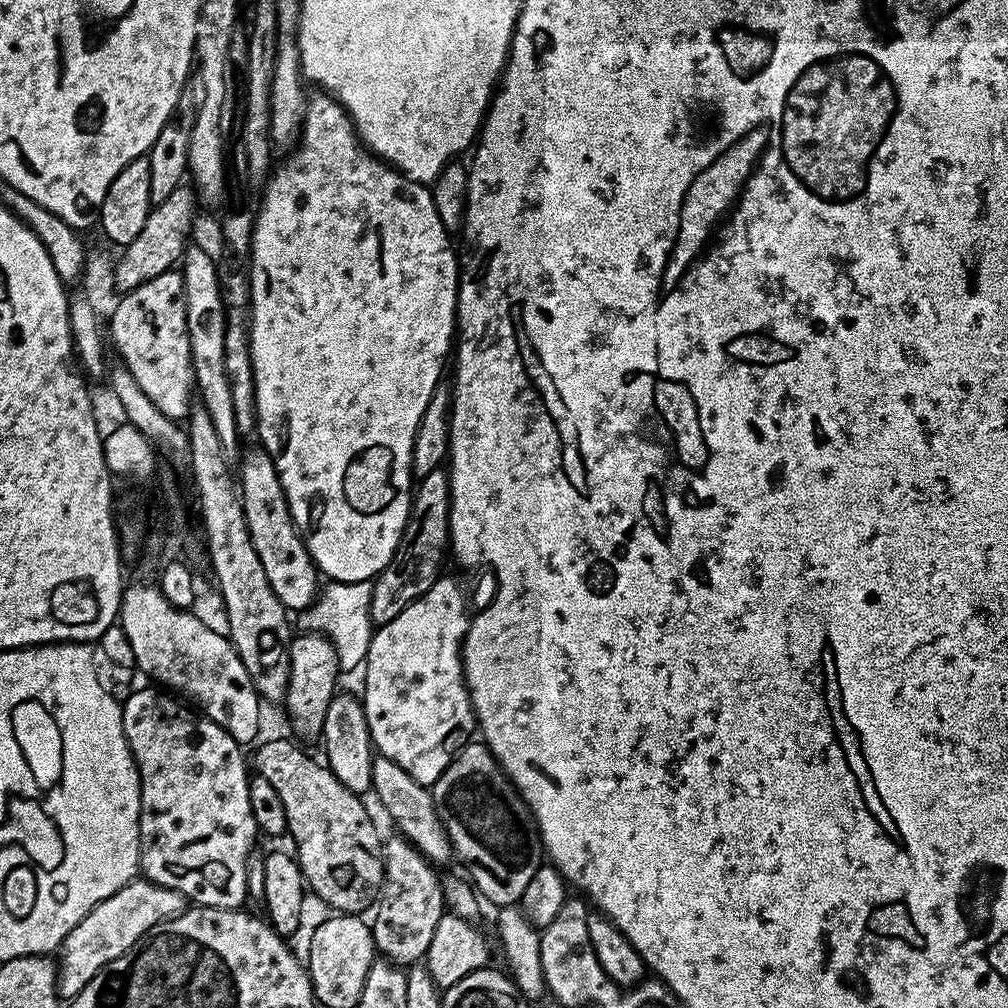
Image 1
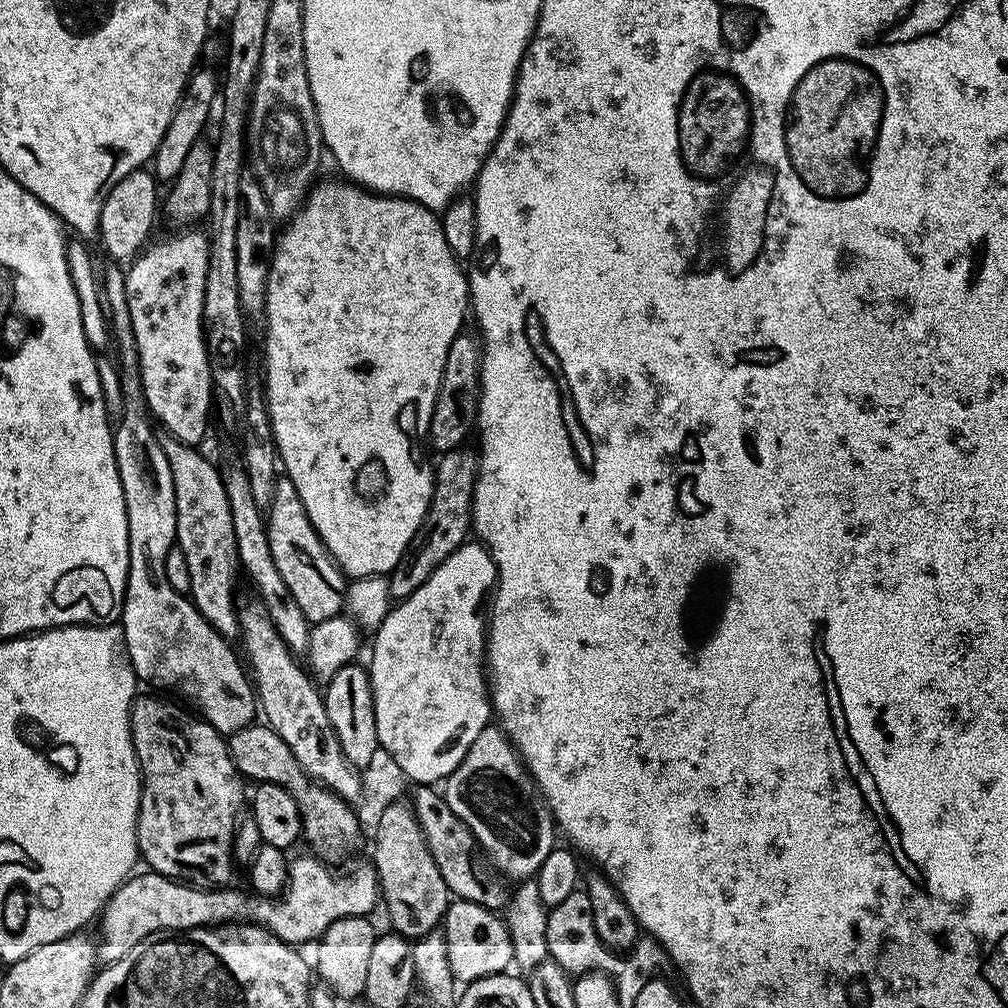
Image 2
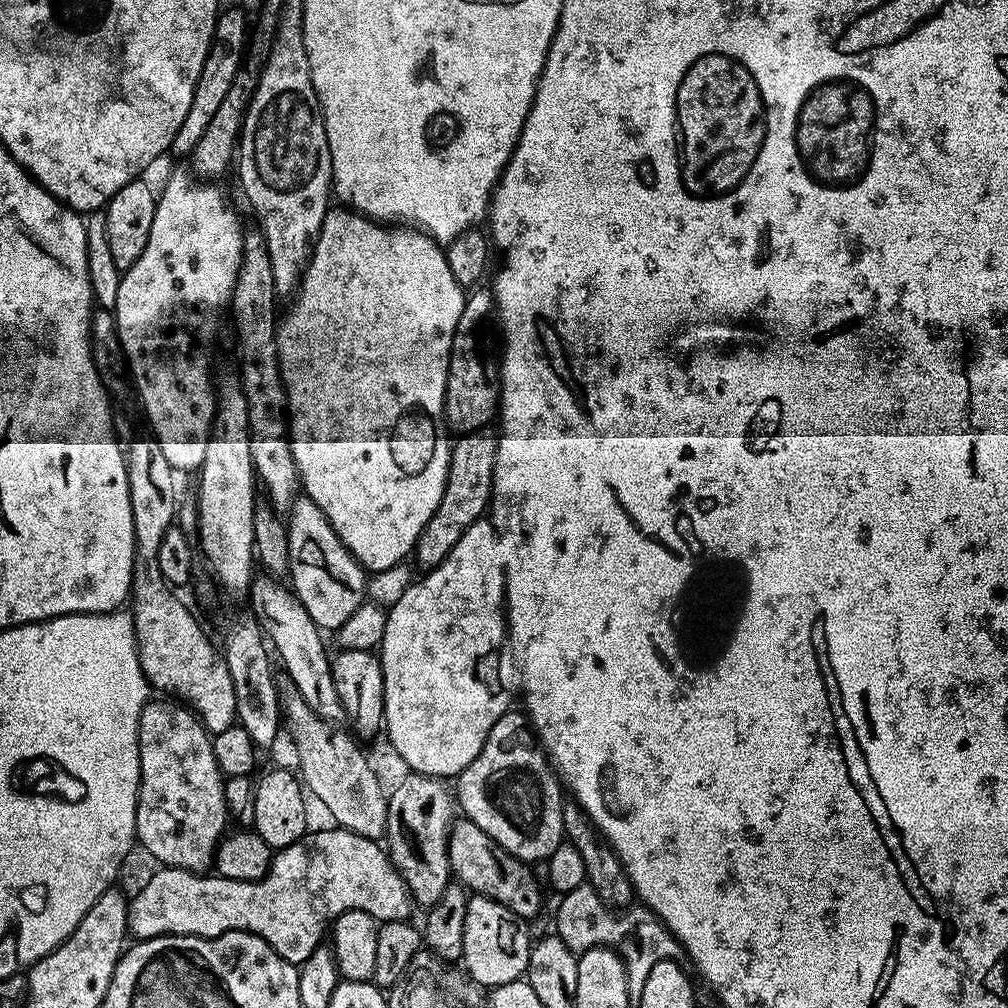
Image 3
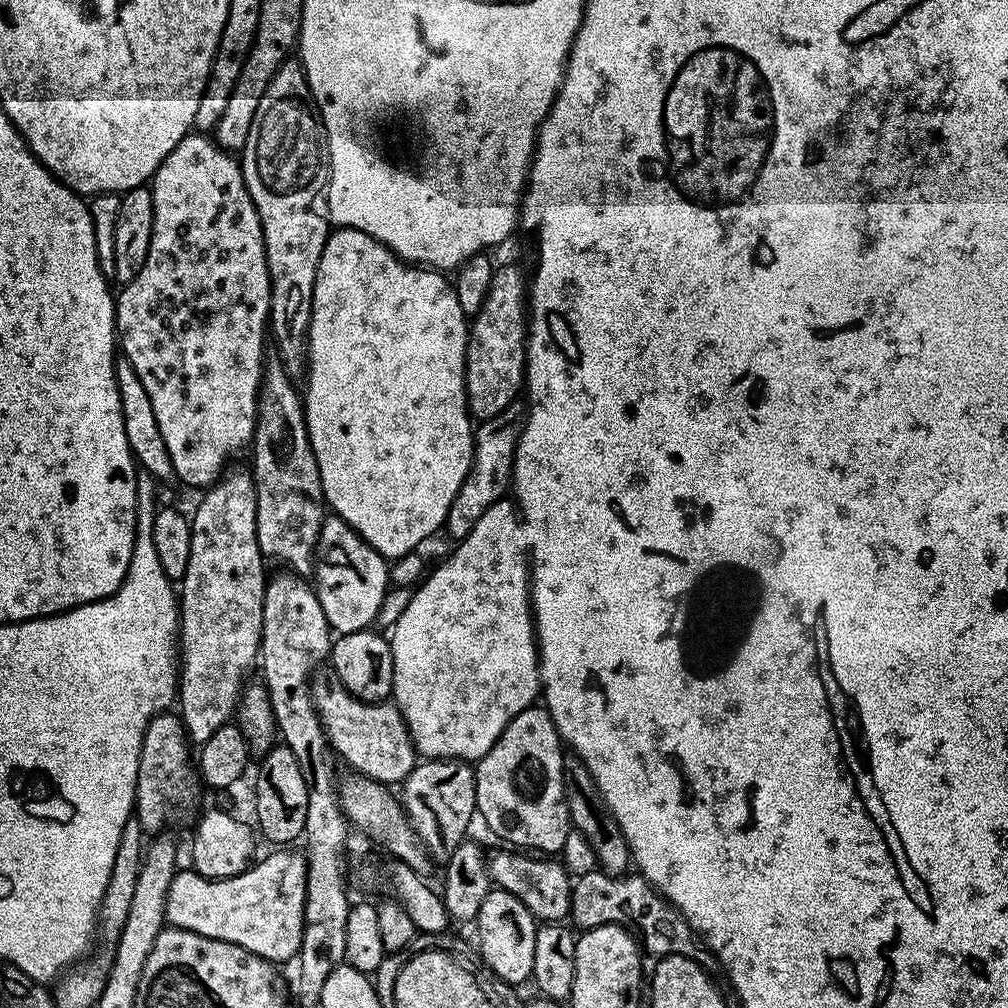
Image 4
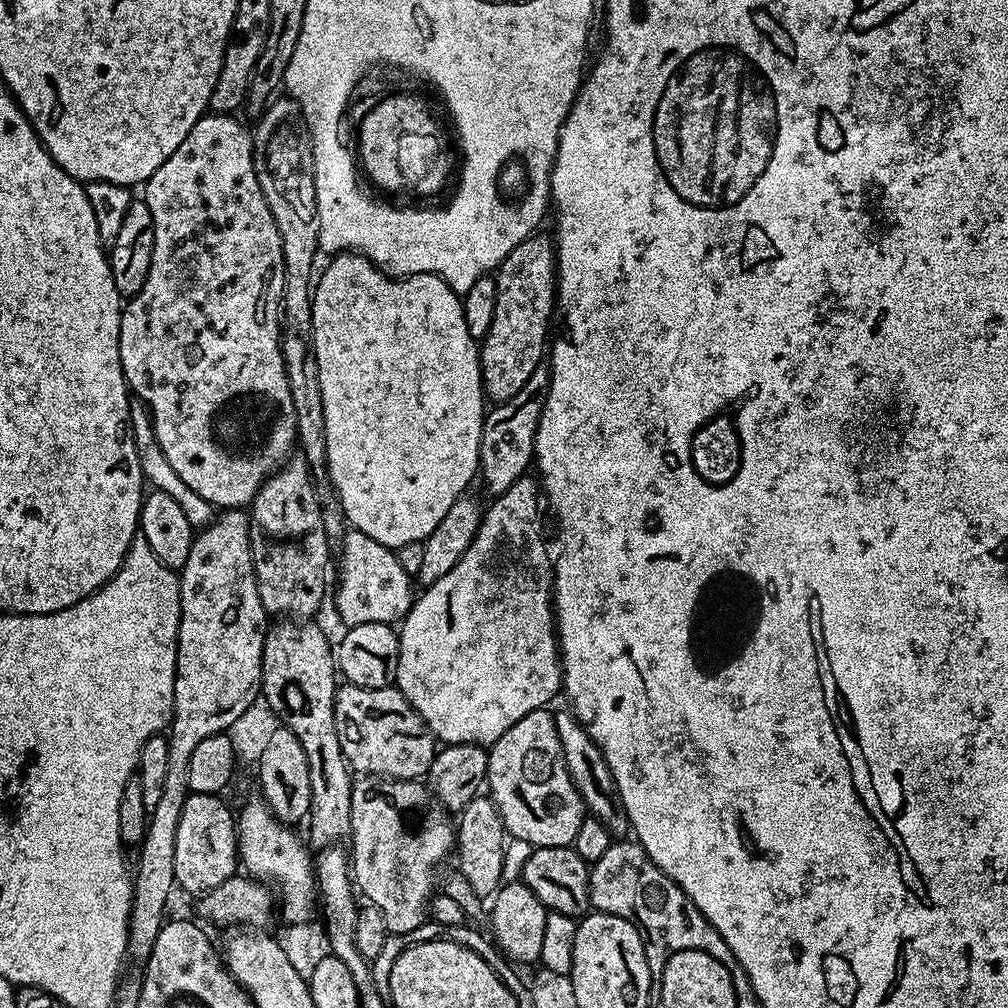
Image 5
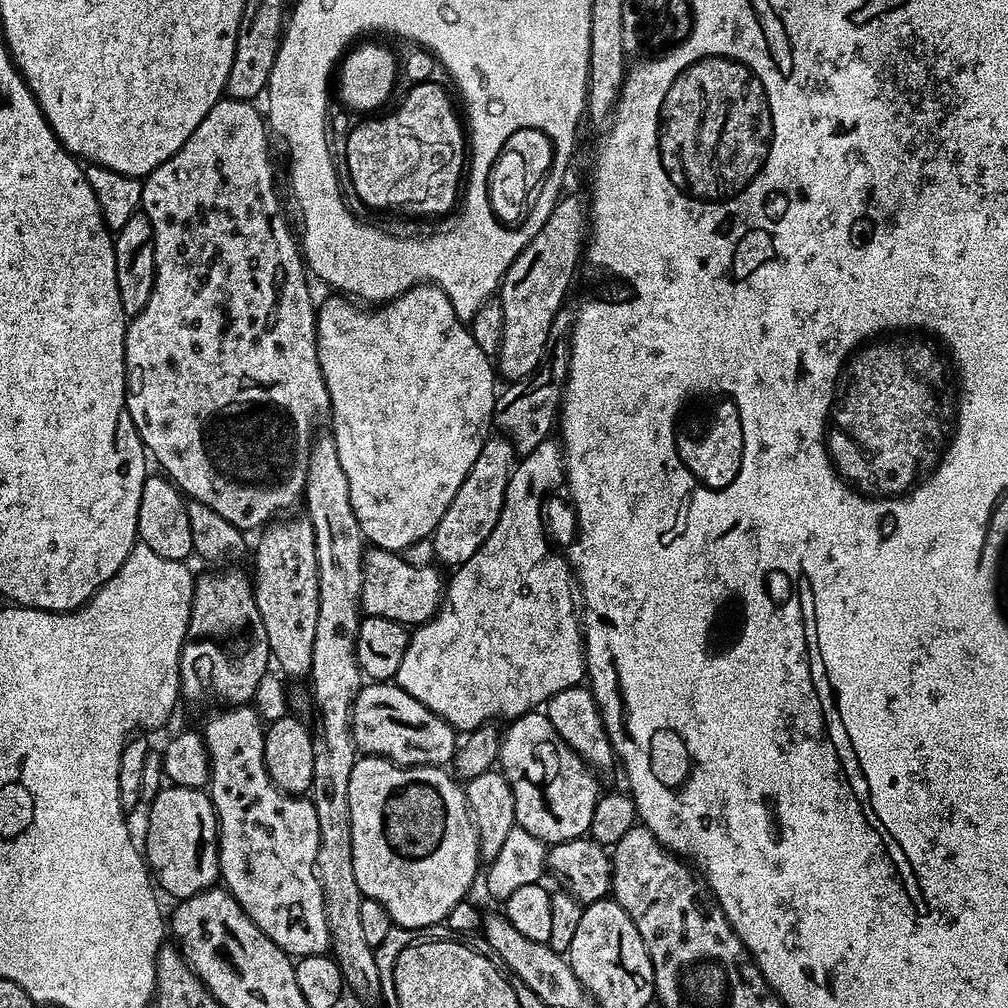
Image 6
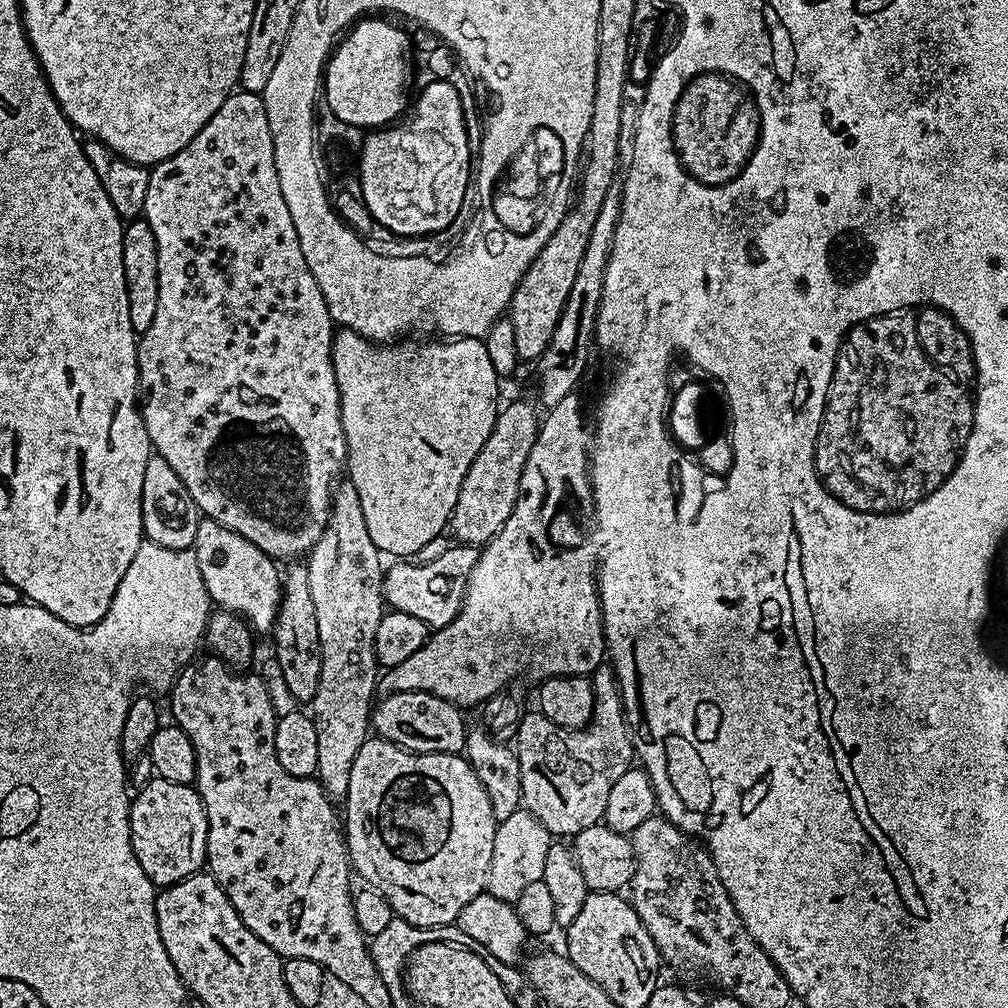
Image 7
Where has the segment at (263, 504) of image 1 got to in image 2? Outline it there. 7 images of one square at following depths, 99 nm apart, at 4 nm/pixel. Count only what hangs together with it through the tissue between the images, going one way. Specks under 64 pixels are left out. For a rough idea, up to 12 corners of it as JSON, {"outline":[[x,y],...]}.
{"outline":[[294,482],[266,509],[274,566],[313,626],[346,608],[333,562]]}

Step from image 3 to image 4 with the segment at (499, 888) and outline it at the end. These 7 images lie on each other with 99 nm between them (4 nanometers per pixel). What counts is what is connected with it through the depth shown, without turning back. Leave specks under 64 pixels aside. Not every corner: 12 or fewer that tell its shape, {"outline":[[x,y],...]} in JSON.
{"outline":[[516,850],[487,861],[491,883],[537,921],[563,921],[573,881],[563,863]]}

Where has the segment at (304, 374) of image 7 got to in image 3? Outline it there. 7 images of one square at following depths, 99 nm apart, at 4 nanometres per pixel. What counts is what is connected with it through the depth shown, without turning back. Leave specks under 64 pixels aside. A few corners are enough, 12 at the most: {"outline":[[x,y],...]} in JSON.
{"outline":[[191,171],[159,189],[114,315],[151,435],[206,458],[212,339],[240,216]]}

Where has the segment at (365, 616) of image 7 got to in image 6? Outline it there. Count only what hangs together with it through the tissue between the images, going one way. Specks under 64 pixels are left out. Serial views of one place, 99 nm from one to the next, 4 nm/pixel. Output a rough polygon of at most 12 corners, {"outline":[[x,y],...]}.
{"outline":[[331,431],[302,504],[318,554],[310,799],[331,955],[381,999],[348,801],[366,541]]}

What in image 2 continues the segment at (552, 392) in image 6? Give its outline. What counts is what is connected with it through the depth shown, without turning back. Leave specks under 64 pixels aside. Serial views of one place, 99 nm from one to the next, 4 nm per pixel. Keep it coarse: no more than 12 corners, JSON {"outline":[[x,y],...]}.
{"outline":[[478,456],[434,464],[422,526],[387,573],[405,600],[469,539]]}

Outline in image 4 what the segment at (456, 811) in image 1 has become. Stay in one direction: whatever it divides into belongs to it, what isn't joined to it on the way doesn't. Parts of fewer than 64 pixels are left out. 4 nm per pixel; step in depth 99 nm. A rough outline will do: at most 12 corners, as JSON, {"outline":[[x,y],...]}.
{"outline":[[543,707],[475,765],[476,811],[520,850],[570,831],[566,756]]}

